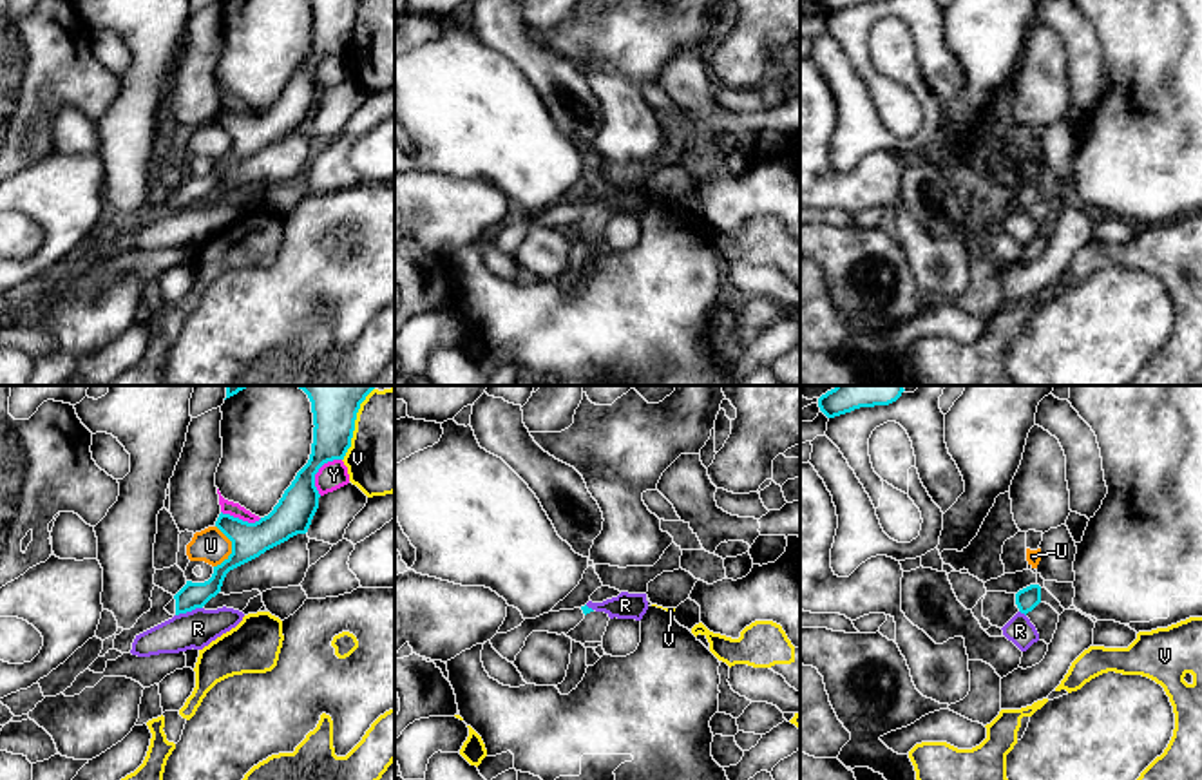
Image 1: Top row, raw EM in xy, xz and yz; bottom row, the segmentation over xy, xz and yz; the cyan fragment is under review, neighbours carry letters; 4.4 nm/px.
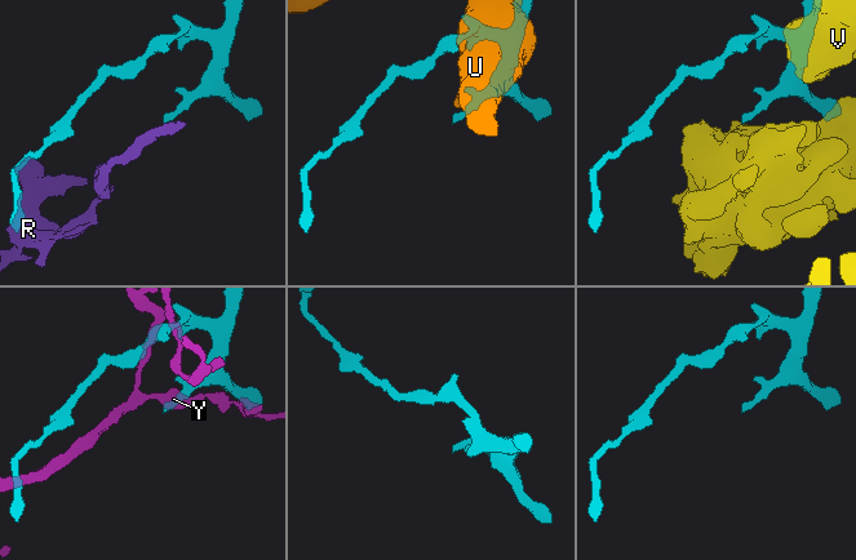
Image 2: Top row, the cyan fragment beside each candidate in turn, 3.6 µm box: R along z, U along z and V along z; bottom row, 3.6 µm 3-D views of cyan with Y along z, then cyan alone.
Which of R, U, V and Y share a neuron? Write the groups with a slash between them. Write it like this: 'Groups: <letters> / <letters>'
Groups: R / U / V / Y

